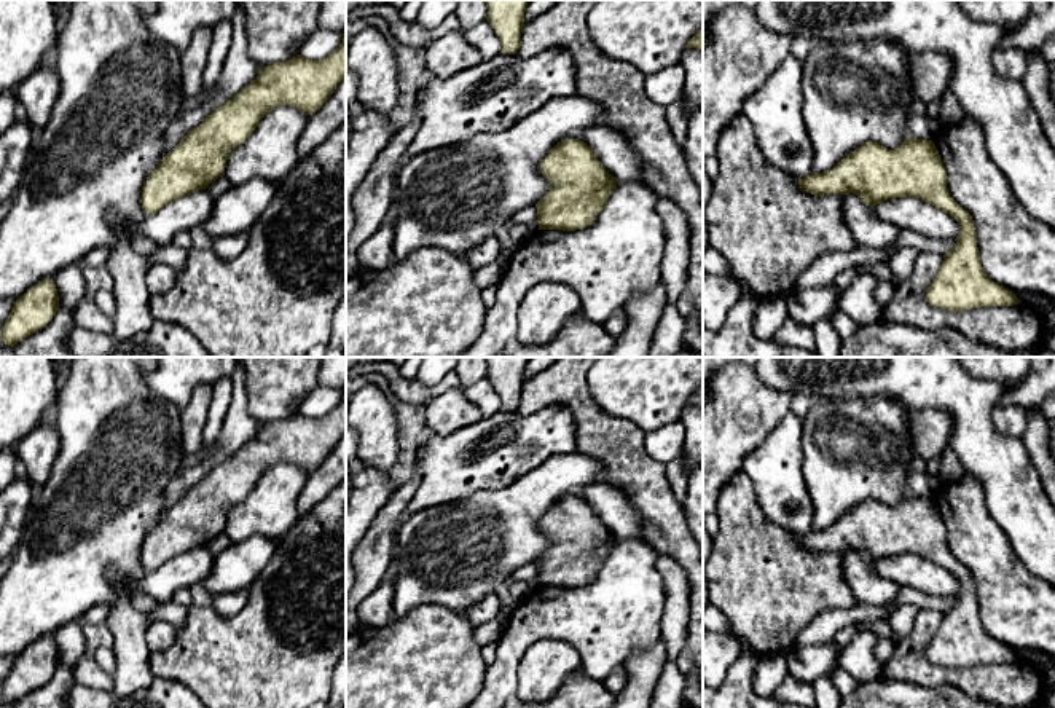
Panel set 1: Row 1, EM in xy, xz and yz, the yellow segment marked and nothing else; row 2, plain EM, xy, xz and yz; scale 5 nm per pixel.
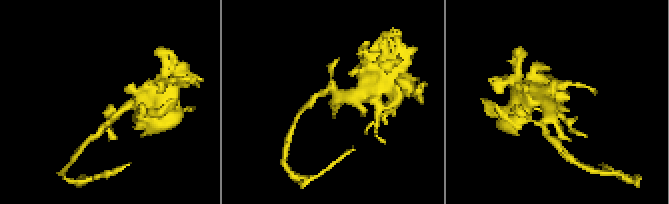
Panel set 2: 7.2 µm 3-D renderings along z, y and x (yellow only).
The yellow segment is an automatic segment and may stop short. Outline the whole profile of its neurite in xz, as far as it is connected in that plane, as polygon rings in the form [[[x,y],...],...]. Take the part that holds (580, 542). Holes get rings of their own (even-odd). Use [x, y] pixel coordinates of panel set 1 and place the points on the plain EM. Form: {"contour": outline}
{"contour": [[[578,496],[558,499],[542,517],[540,528],[551,544],[535,561],[539,587],[586,585],[601,569],[618,537]]]}

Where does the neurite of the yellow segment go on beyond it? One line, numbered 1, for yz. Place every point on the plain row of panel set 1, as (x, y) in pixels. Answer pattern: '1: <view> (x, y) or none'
1: none

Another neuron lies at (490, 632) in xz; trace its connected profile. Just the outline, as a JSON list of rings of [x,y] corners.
[[[499,612],[494,619],[475,628],[475,641],[483,647],[497,643],[510,620],[510,614]]]

